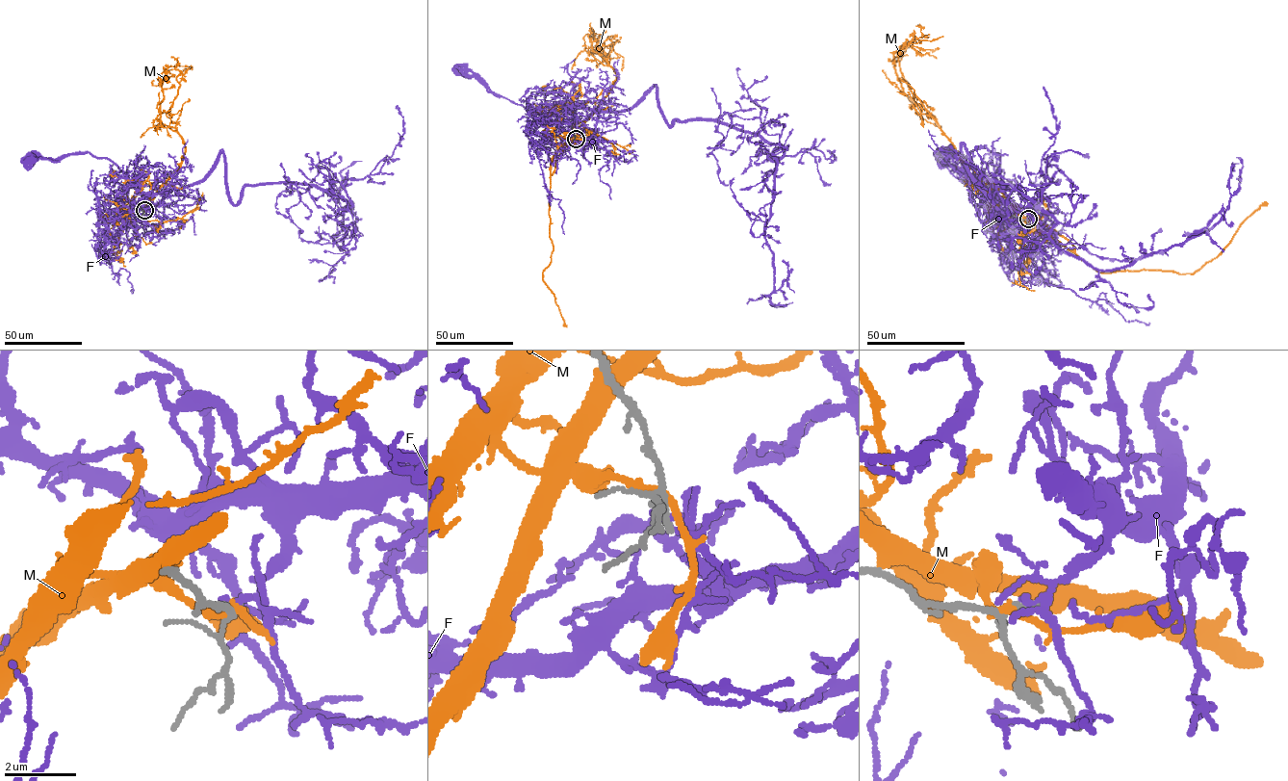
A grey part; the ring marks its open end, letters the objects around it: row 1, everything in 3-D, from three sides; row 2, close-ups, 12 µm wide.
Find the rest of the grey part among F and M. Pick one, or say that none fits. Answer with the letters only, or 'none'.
none

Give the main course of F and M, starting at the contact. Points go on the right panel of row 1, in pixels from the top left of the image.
F: (1028, 220), (1032, 215), (1025, 208), (989, 197), (1000, 163), (998, 153), (979, 146), (965, 156), (944, 154)
M: (1026, 220), (961, 159), (936, 118), (917, 104), (904, 78), (900, 50), (943, 36)

